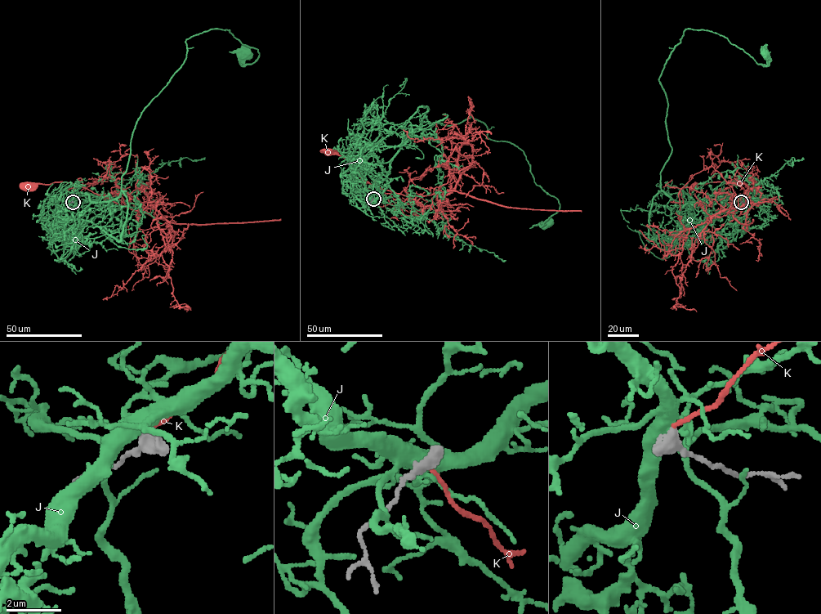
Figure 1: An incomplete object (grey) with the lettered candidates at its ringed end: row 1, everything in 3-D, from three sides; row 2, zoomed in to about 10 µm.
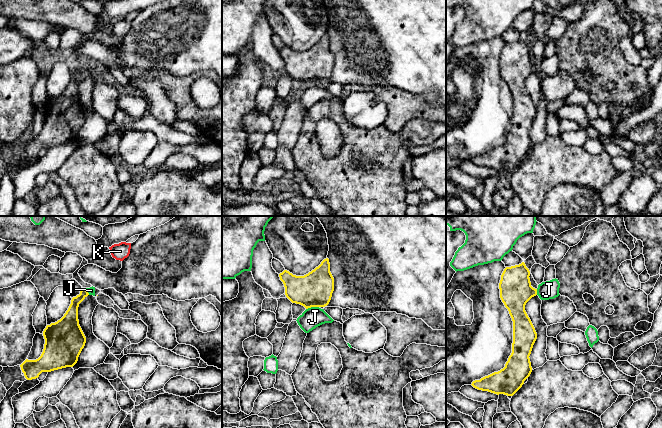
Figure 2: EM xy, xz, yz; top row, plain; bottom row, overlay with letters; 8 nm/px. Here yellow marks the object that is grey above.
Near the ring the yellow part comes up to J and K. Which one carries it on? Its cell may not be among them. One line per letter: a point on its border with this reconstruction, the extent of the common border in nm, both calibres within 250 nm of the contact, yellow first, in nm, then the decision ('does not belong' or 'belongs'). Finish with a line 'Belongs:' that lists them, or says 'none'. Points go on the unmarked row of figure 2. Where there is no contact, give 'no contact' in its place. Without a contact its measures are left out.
J: xz (312, 82) | 110 nm | 280/160 nm | does not belong
K: no contact | does not belong
Belongs: none

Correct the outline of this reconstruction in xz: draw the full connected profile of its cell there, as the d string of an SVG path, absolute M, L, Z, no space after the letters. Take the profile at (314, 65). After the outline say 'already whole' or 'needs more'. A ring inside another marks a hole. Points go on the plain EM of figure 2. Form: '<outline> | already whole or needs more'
M324 35L314 46L304 52L296 52L287 46L279 50L285 63L285 71L292 78L304 82L325 83L334 67L334 54L329 35Z | already whole

